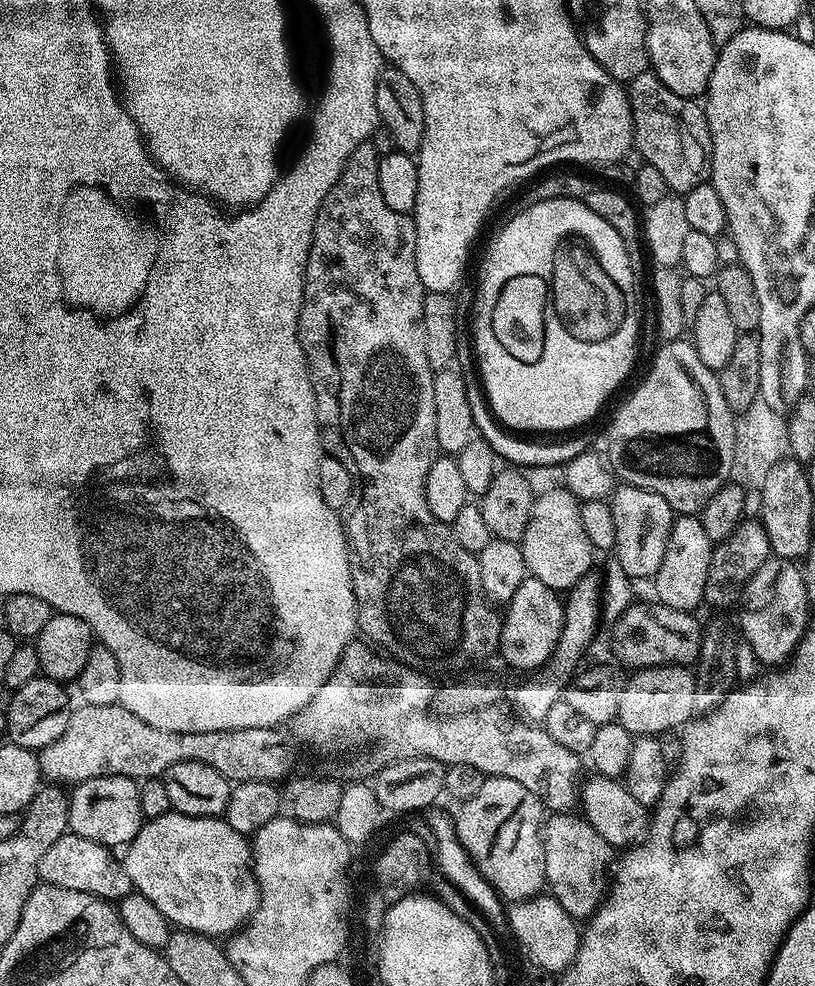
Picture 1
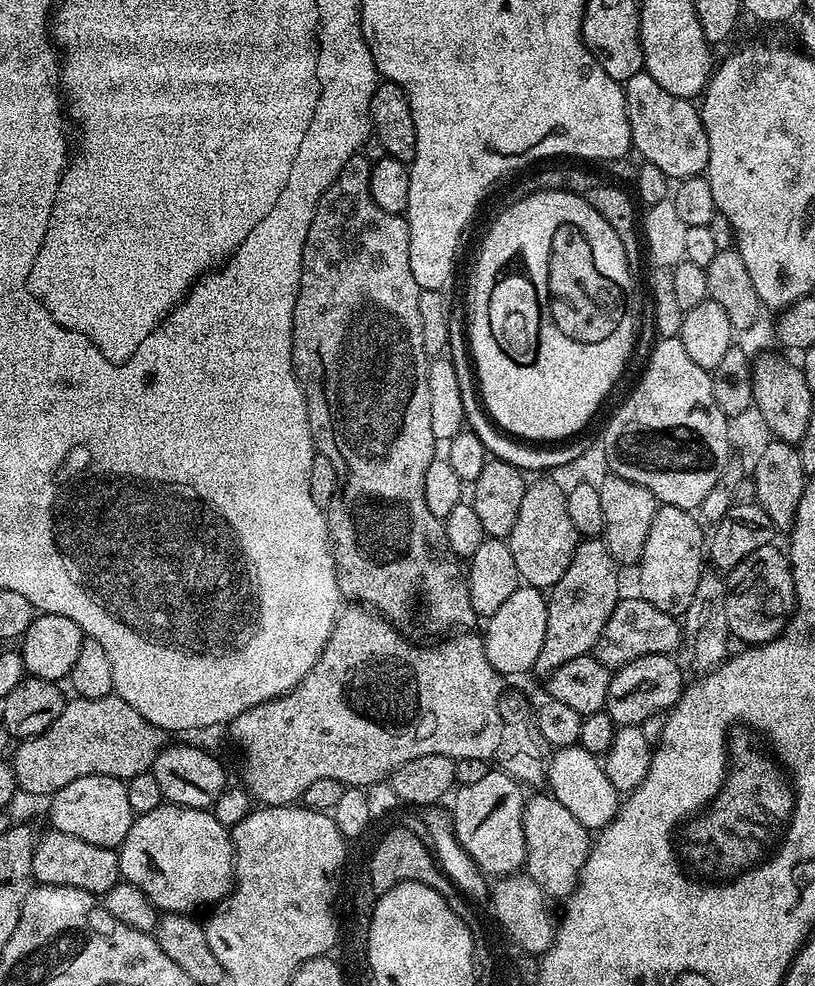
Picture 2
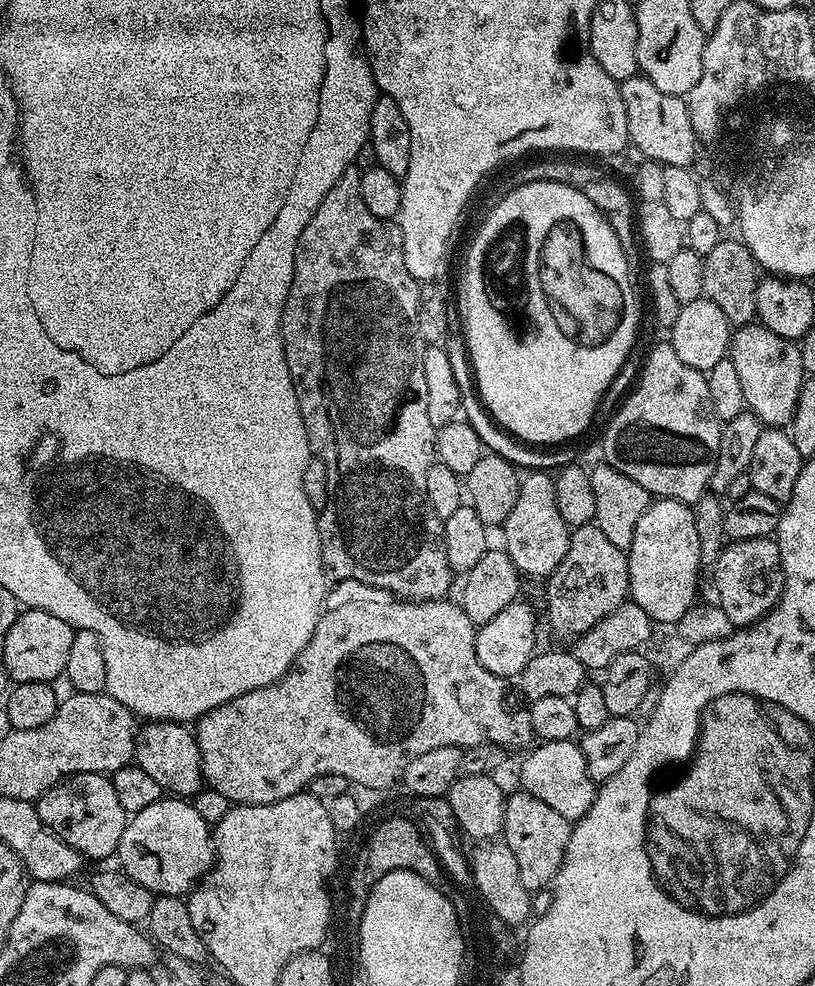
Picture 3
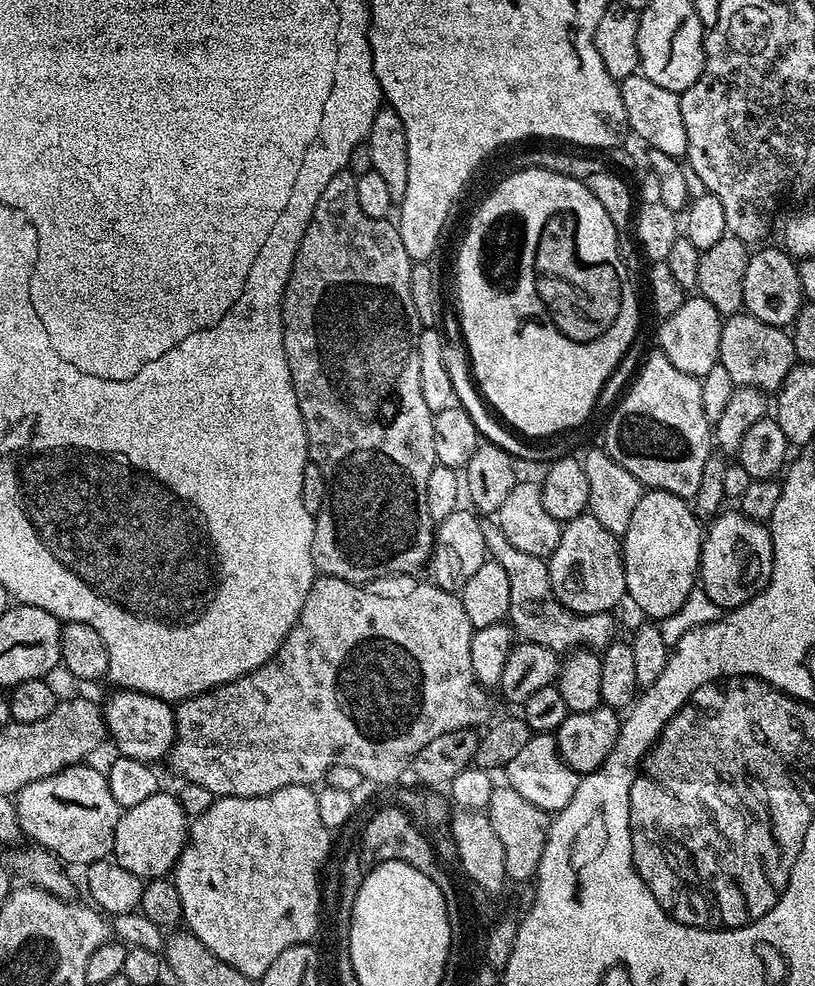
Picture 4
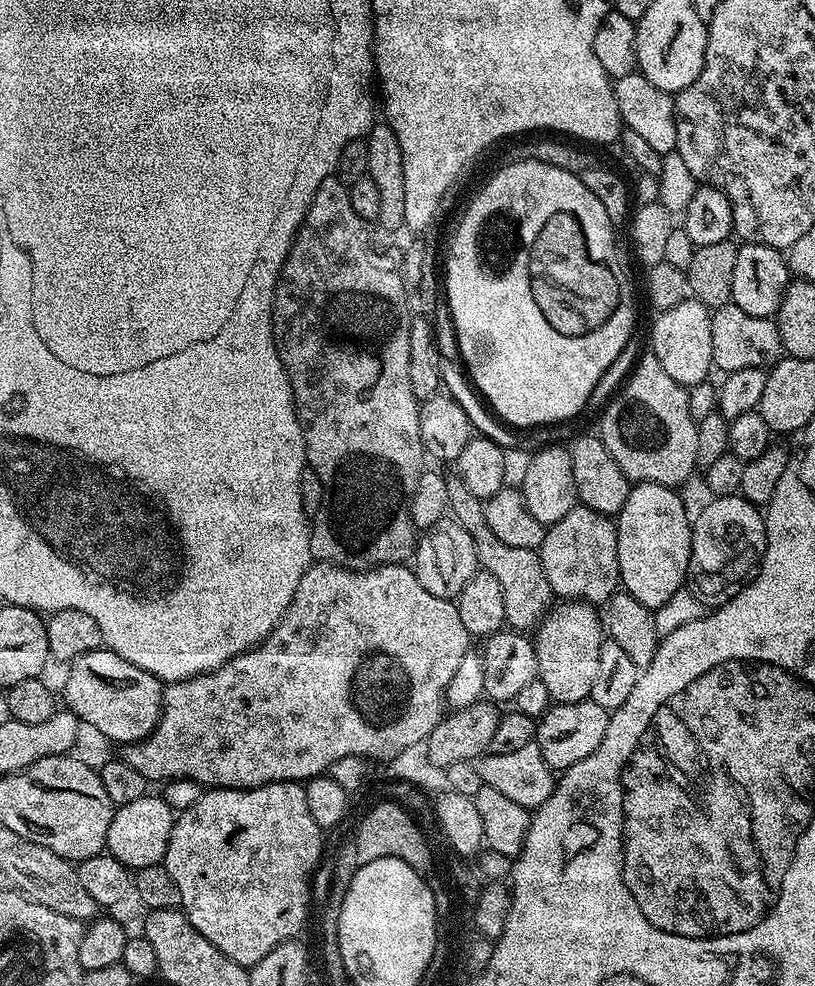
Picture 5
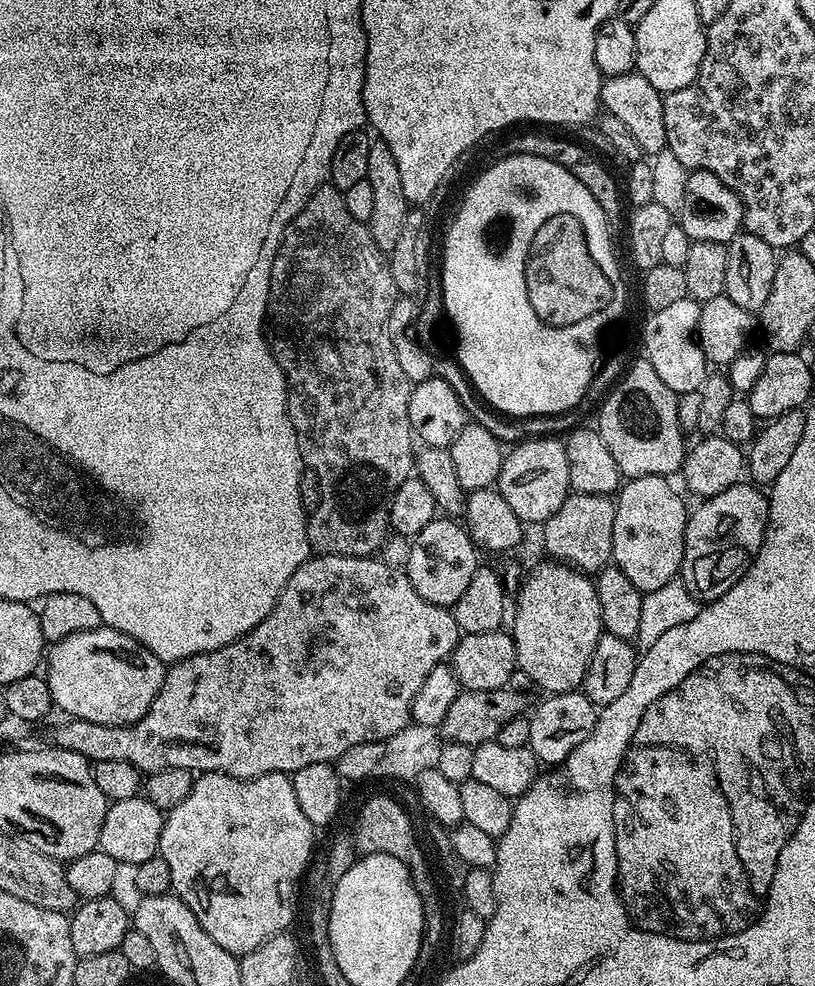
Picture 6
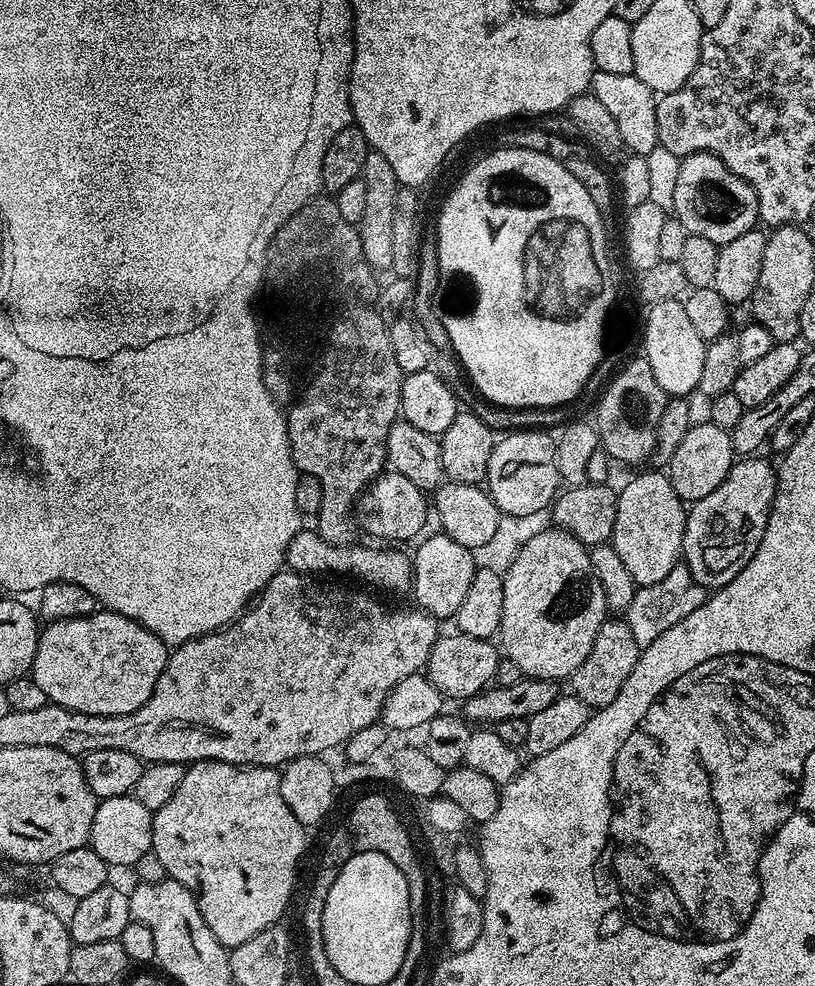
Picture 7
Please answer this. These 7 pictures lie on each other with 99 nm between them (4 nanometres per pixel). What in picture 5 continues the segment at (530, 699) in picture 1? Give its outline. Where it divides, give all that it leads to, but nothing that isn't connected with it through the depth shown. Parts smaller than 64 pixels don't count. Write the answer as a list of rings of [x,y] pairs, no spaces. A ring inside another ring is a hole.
[[[583,506],[574,507],[570,510],[570,514],[566,514],[566,518],[558,518],[558,522],[547,525],[538,551],[549,586],[557,597],[565,601],[603,606],[621,587],[618,570],[618,538],[616,525],[611,516],[603,516]]]

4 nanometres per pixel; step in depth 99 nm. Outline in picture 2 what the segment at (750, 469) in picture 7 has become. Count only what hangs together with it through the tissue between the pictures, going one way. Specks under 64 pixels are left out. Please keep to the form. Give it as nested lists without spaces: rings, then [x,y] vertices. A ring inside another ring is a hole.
[[[775,543],[754,550],[738,566],[727,573],[726,619],[732,634],[742,638],[748,646],[765,644],[782,634],[792,613],[796,610],[796,591],[792,577],[792,565]]]

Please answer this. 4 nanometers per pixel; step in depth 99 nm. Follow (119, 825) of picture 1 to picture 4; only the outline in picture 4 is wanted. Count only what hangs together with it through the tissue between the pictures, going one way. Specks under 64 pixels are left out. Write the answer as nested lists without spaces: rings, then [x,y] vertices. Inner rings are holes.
[[[81,762],[78,764],[72,764],[68,768],[63,768],[61,772],[55,772],[50,774],[46,778],[38,778],[38,782],[30,782],[26,786],[22,786],[22,790],[16,793],[14,799],[16,801],[16,813],[20,819],[20,828],[25,837],[29,836],[33,845],[41,848],[46,848],[48,851],[54,853],[61,862],[65,865],[73,866],[72,864],[81,864],[81,866],[87,866],[98,862],[99,860],[107,860],[113,855],[112,847],[114,846],[114,833],[116,833],[116,827],[120,821],[121,808],[118,806],[118,802],[114,802],[114,794],[110,794],[110,786],[108,785],[108,777],[103,771],[100,772],[96,768],[87,768],[87,763]]]

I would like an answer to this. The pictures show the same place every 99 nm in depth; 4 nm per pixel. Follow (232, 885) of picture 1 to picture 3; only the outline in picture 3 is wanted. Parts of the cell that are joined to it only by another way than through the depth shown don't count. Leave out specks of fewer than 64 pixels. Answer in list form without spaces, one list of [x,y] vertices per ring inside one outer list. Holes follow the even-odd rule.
[[[162,798],[127,817],[115,859],[138,886],[146,886],[156,896],[184,898],[213,866],[212,828],[187,799]]]

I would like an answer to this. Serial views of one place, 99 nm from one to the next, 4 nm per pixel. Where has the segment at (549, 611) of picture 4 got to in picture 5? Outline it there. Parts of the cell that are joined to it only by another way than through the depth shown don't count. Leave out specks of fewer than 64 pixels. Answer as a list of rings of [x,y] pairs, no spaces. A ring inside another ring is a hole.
[[[459,478],[448,480],[448,507],[451,519],[460,524],[462,530],[466,530],[466,534],[470,534],[474,542],[477,565],[498,579],[505,603],[504,619],[507,625],[515,631],[526,632],[535,629],[547,615],[554,600],[554,593],[546,580],[545,571],[542,570],[539,551],[522,546],[506,546],[506,542],[501,542],[498,534],[490,530],[490,522],[486,522],[484,505],[485,501],[470,494],[470,490],[466,490]]]

